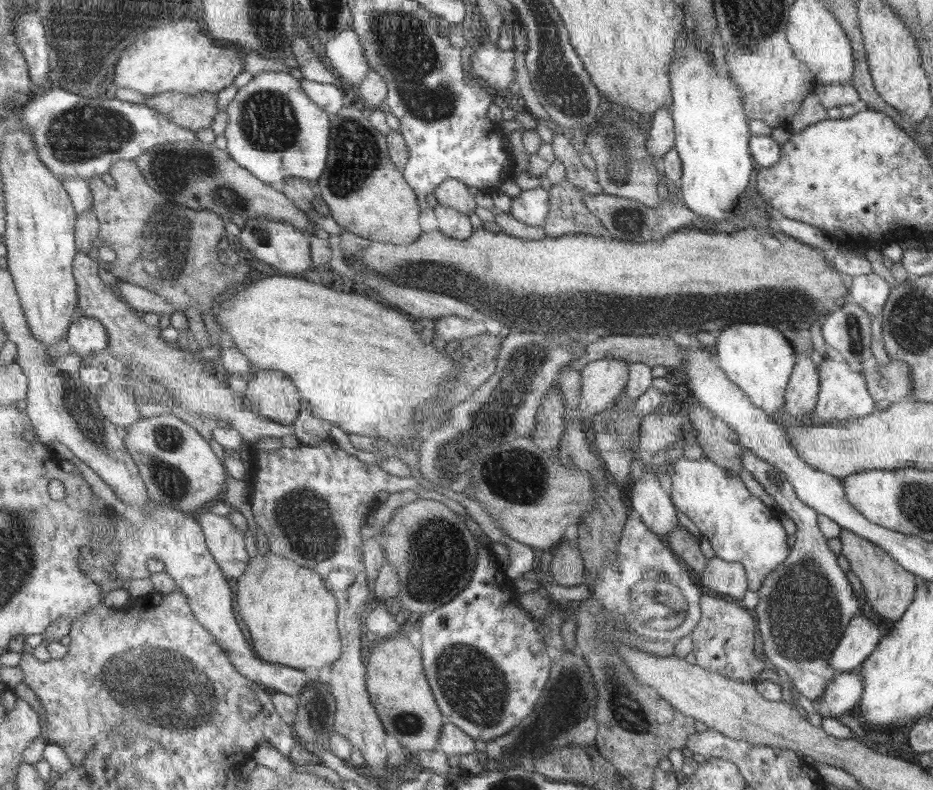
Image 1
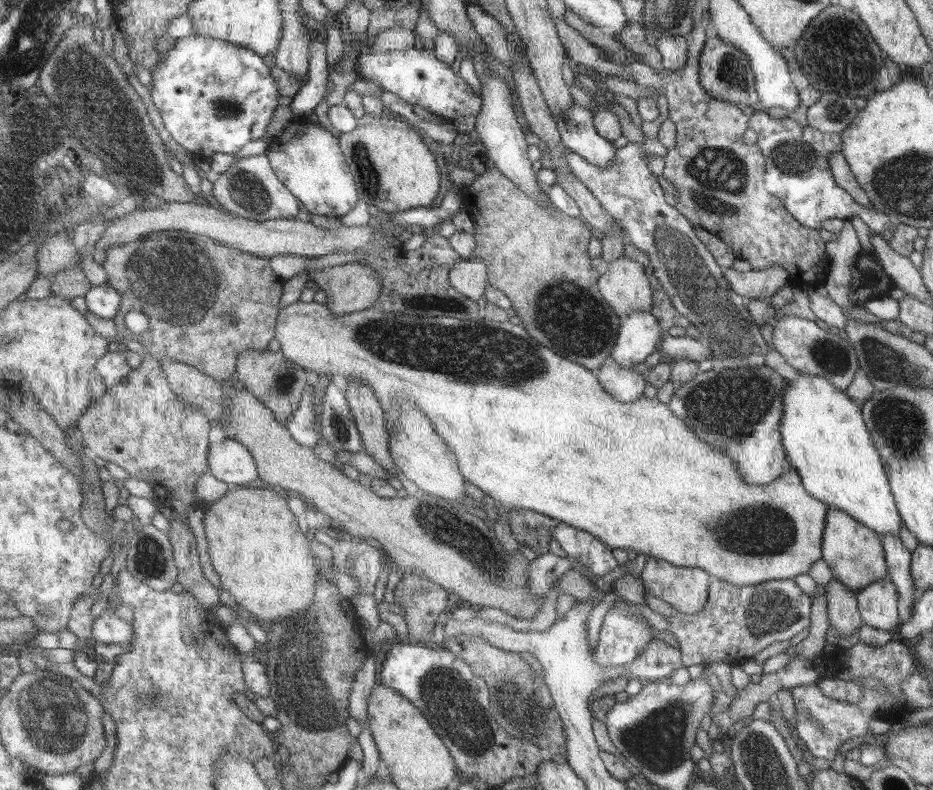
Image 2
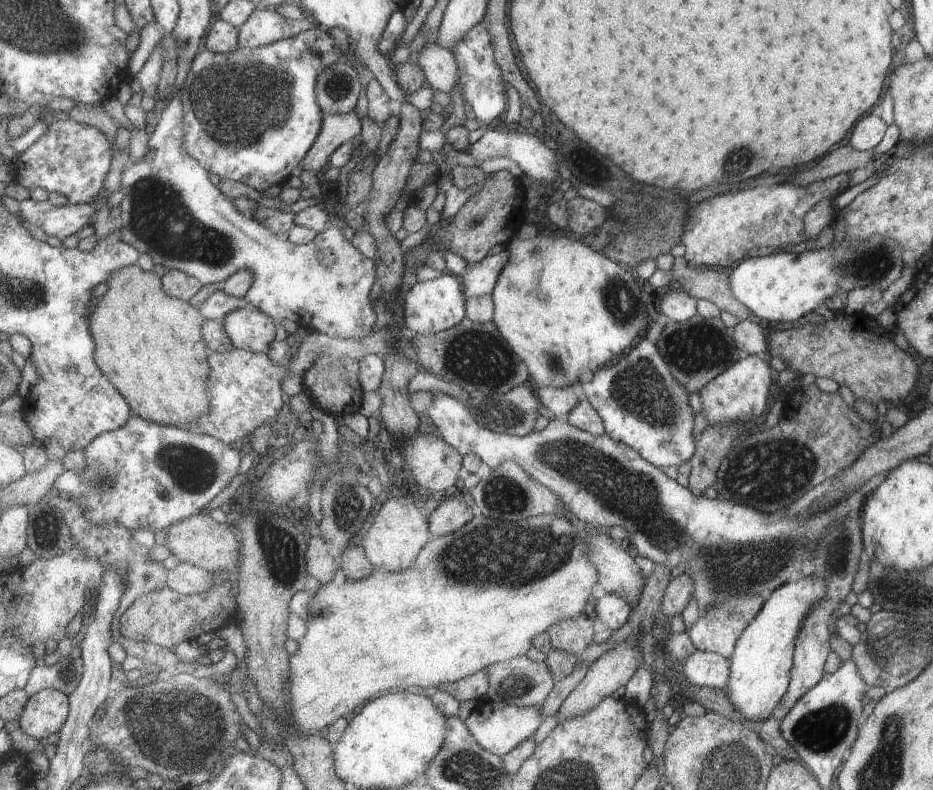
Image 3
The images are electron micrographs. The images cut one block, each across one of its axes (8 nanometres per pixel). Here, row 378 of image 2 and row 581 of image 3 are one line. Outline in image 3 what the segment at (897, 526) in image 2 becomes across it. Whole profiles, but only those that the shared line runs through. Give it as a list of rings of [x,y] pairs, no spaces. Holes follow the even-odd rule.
[[[805,576],[797,582],[779,586],[765,602],[763,610],[755,620],[743,630],[741,638],[735,642],[735,652],[729,664],[727,696],[739,710],[741,720],[765,720],[771,716],[773,708],[785,694],[789,686],[789,672],[793,666],[793,652],[801,624],[813,610],[813,604],[827,594],[827,580],[823,576]]]

